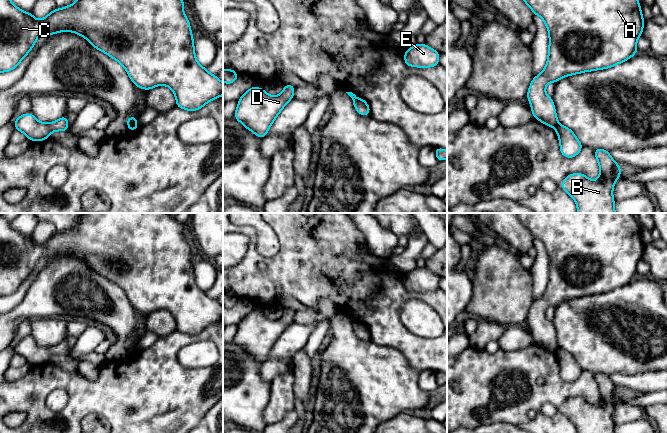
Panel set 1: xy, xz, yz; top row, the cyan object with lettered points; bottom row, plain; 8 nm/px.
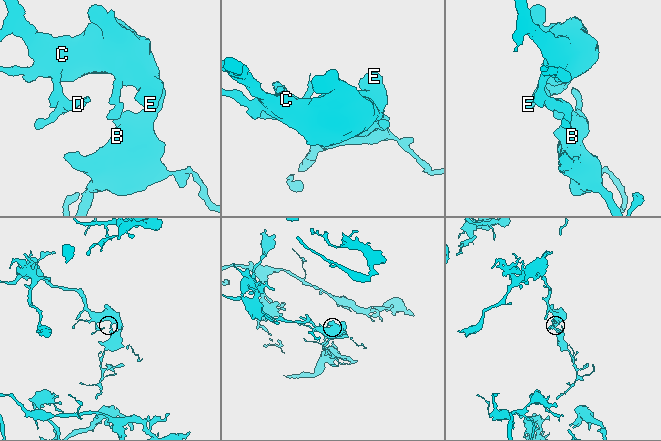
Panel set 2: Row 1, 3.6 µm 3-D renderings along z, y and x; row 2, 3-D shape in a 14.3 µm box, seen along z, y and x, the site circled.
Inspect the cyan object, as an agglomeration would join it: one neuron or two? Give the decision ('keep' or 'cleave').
cleave

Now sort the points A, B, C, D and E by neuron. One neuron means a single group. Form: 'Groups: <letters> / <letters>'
Groups: A C D E / B

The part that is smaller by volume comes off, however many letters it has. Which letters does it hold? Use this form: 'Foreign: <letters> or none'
Foreign: B

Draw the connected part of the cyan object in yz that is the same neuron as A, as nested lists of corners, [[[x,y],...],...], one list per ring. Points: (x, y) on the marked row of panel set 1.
[[[523,0],[533,14],[540,16],[549,32],[548,60],[544,70],[534,77],[527,99],[534,119],[552,128],[558,125],[555,105],[545,93],[548,83],[564,76],[607,69],[638,53],[636,43],[642,35],[644,18],[639,0]]]

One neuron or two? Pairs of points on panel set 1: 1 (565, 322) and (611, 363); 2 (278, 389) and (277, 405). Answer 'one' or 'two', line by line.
1: one
2: one

